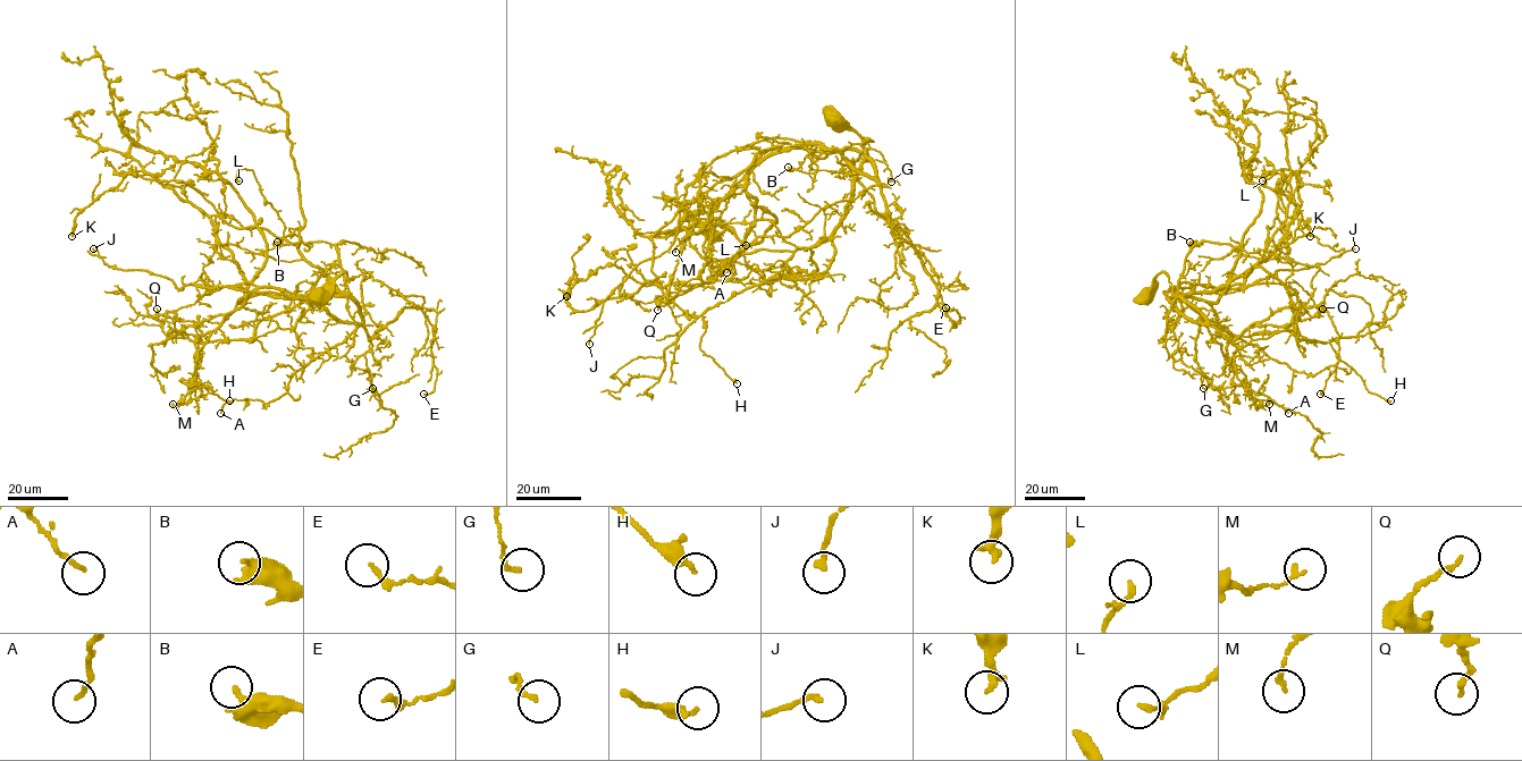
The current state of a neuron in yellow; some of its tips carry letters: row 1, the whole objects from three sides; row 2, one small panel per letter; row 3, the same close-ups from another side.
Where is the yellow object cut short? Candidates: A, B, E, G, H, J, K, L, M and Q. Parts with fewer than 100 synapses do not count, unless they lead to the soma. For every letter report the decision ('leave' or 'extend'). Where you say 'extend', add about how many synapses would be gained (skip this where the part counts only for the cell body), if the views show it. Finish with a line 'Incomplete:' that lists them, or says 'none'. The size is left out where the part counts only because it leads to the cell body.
A: leave
B: leave
E: leave
G: leave
H: leave
J: leave
K: leave
L: leave
M: leave
Q: leave
Incomplete: none

